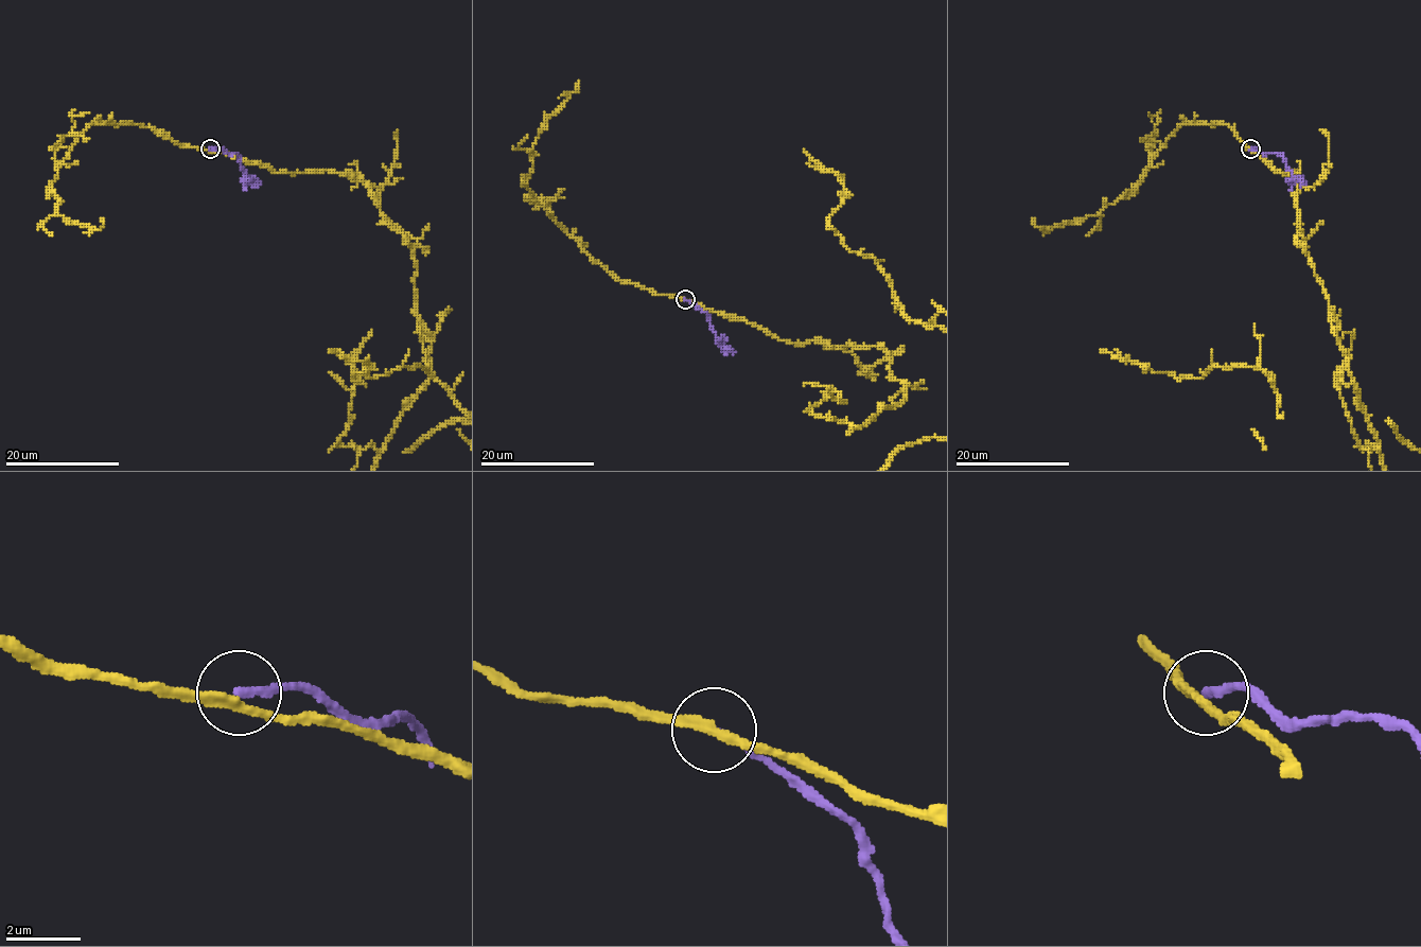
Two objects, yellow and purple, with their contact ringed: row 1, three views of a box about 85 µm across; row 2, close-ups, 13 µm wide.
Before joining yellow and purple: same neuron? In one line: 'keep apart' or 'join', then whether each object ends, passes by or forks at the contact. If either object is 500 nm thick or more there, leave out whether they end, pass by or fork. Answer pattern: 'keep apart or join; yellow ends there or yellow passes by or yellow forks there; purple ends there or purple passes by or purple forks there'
keep apart; yellow passes by; purple ends there

